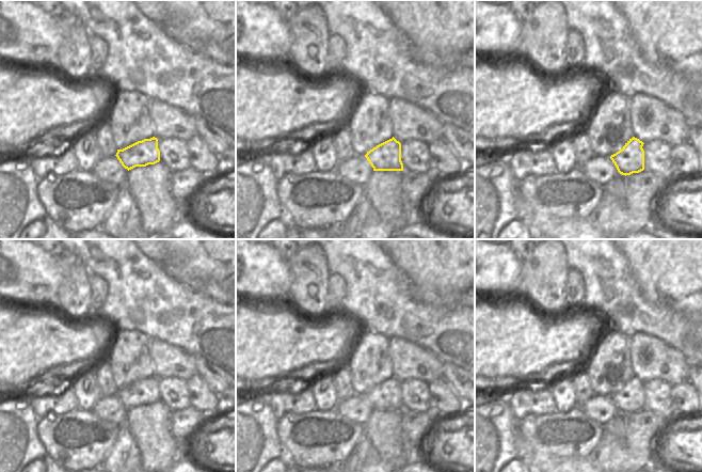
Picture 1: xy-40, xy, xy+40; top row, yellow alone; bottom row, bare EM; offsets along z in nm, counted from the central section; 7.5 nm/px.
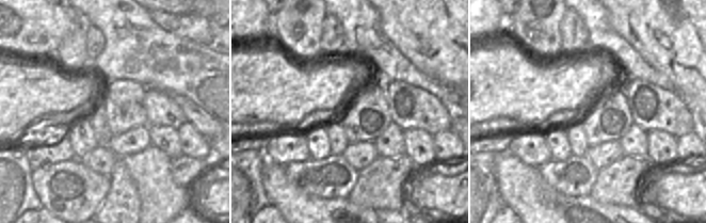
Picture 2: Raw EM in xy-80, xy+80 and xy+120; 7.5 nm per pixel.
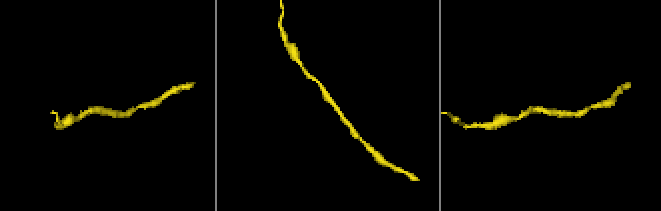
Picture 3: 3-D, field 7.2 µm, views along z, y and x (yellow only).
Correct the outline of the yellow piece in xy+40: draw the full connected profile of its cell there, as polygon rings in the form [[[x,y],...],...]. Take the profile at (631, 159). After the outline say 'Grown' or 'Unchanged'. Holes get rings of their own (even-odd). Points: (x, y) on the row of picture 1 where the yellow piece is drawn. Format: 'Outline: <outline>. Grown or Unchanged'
Outline: [[[633,137],[622,150],[610,156],[618,172],[622,175],[631,175],[644,170],[643,142]]]. Unchanged.

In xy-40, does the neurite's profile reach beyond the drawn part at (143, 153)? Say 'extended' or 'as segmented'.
as segmented

